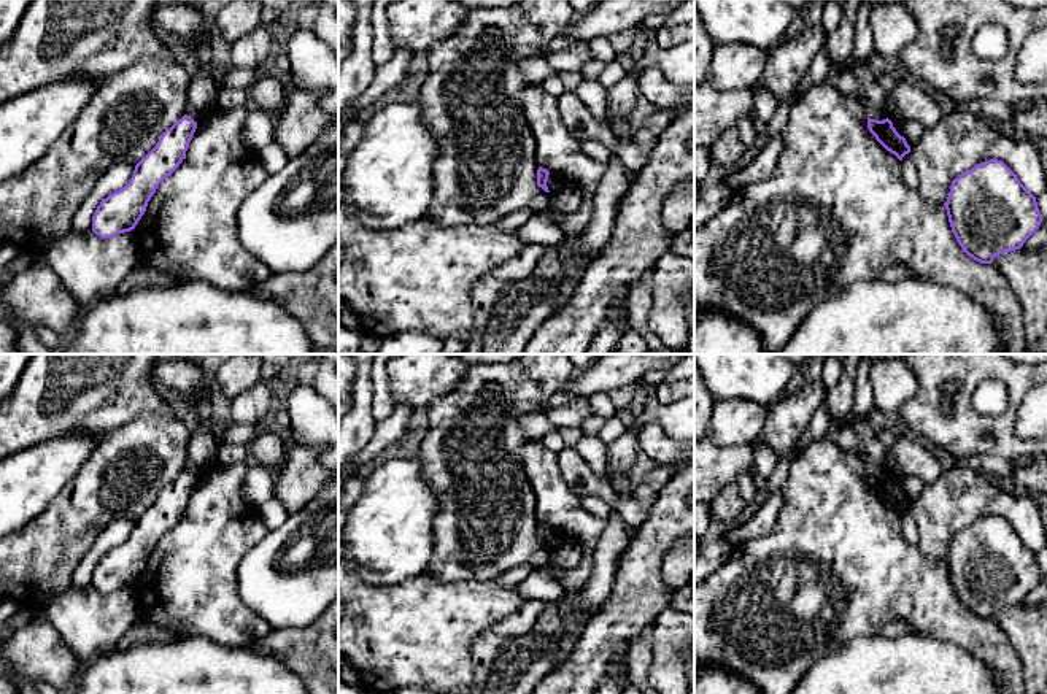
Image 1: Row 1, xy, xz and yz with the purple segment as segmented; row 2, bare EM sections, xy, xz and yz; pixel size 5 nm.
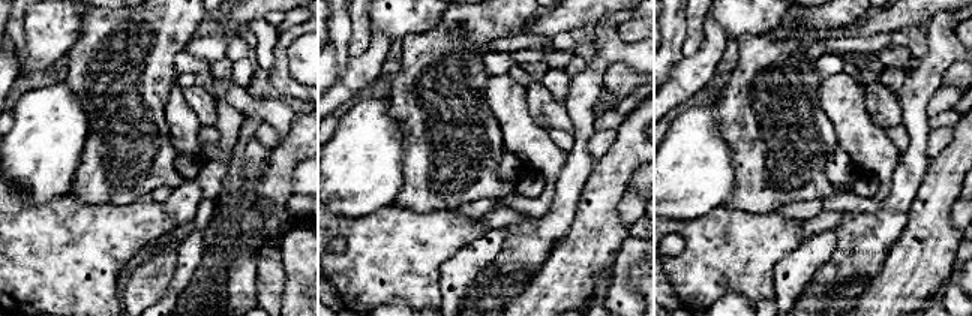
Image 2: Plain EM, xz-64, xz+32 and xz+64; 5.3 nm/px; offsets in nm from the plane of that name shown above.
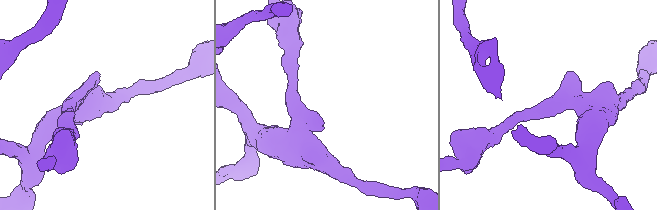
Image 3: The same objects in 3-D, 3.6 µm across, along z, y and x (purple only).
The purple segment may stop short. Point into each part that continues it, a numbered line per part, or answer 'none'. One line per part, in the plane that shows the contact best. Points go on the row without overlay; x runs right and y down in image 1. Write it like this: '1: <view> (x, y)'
1: xz (555, 539)

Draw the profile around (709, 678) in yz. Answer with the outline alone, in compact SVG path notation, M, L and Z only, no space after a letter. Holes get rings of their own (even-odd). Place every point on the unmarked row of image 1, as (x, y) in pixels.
M702 665L694 673L694 694L759 694L759 691L724 667Z

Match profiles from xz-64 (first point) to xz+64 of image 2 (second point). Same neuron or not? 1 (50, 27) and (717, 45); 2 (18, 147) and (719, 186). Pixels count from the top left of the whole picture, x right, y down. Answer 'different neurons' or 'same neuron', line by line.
1: different neurons
2: same neuron

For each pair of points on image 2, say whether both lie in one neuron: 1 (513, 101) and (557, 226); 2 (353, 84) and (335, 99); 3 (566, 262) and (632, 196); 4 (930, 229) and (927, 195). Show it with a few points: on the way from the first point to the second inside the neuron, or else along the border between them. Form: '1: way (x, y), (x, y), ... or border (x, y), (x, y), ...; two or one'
1: border (569, 152), (558, 172), (555, 189); two
2: way (348, 86), (339, 95); one
3: border (629, 184), (618, 204), (618, 216), (626, 226); two
4: way (930, 220), (930, 204); one

